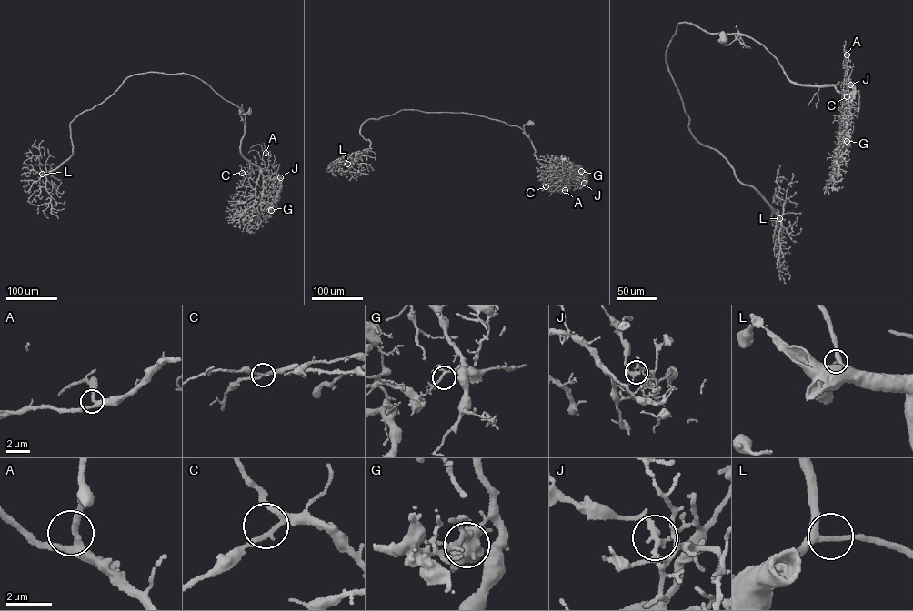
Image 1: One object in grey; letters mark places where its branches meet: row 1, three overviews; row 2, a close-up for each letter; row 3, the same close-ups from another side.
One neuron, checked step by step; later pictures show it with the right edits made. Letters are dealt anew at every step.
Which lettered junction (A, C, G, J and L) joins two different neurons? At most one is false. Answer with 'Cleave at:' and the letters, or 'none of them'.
Cleave at: J

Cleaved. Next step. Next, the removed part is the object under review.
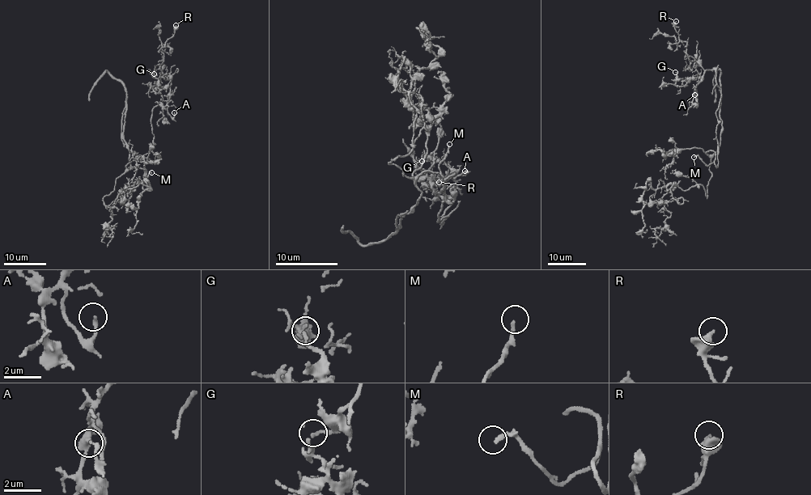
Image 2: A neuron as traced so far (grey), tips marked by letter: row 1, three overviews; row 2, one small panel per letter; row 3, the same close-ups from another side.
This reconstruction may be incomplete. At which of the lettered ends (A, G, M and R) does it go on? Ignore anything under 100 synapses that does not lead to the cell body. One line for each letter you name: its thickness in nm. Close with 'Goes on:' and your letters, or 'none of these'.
M: calibre 190 nm
Goes on: M

